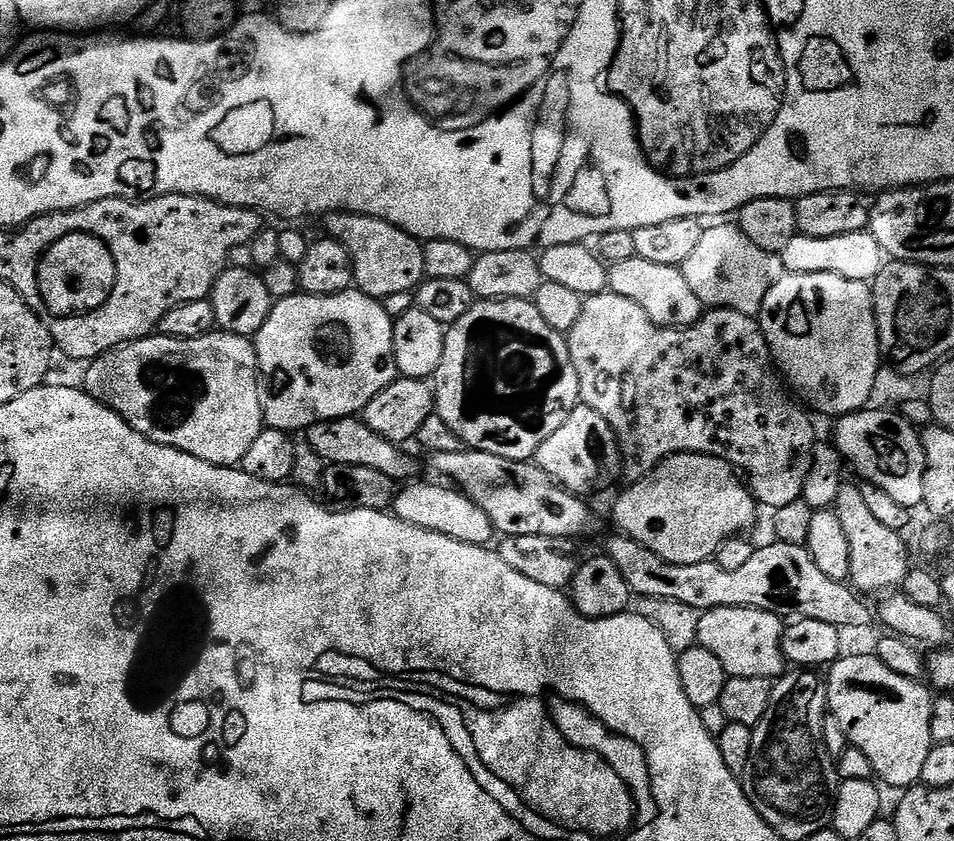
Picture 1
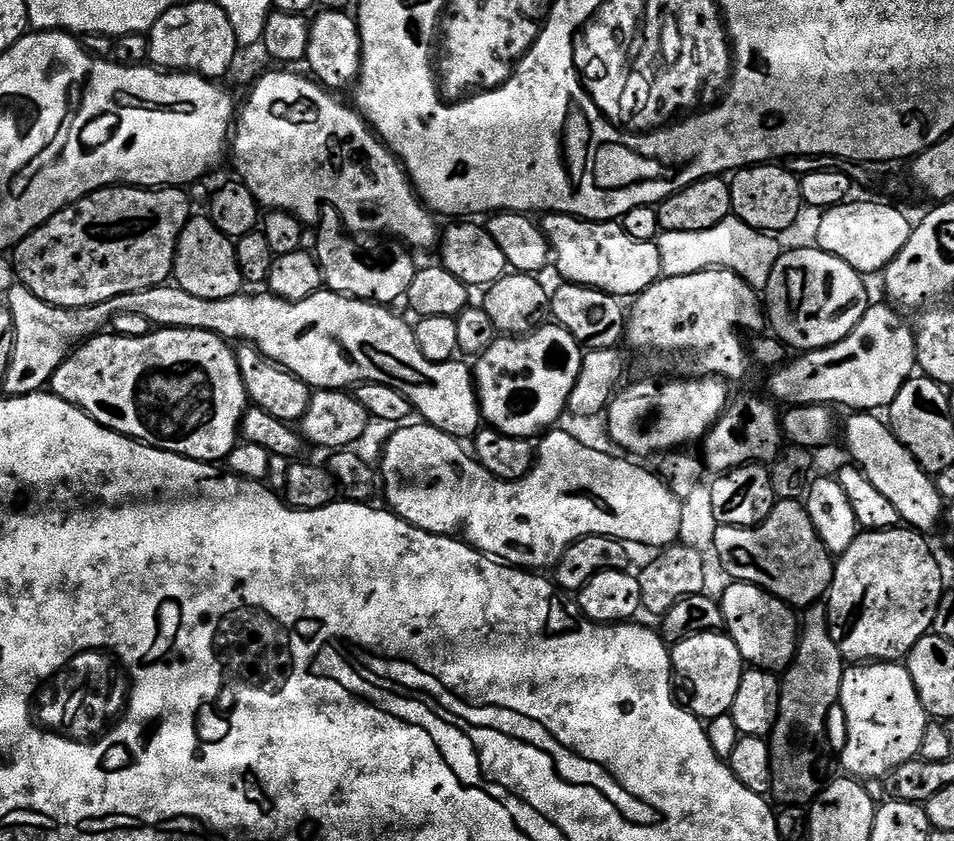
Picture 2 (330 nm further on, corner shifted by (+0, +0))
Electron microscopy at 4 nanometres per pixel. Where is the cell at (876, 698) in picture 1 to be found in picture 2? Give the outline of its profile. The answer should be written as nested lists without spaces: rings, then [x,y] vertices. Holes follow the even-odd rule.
[[[856,662],[845,667],[840,698],[839,711],[844,711],[844,720],[848,723],[848,741],[840,752],[840,764],[847,775],[861,781],[889,776],[898,766],[917,759],[922,746],[922,734],[930,722],[928,711],[918,698],[918,690],[910,678],[907,667],[900,662]]]

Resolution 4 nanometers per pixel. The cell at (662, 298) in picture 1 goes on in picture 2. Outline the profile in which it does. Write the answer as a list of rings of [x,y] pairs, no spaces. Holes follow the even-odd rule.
[[[550,212],[543,217],[542,227],[548,244],[552,247],[554,268],[560,271],[559,279],[570,284],[581,284],[597,288],[611,296],[635,298],[662,276],[662,258],[658,258],[655,240],[638,241],[630,238],[620,222],[614,220],[582,220],[579,216],[567,216],[561,212]]]

